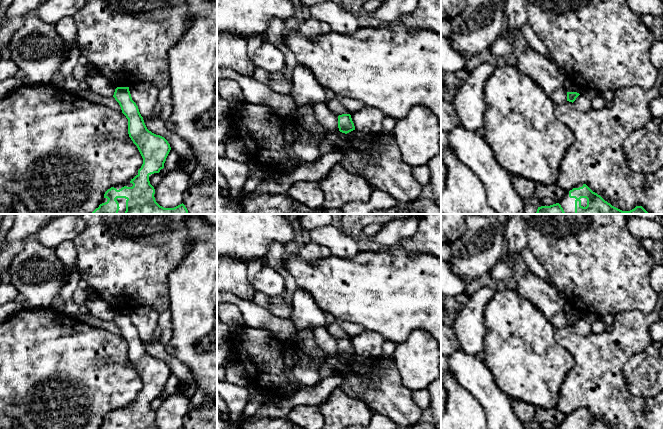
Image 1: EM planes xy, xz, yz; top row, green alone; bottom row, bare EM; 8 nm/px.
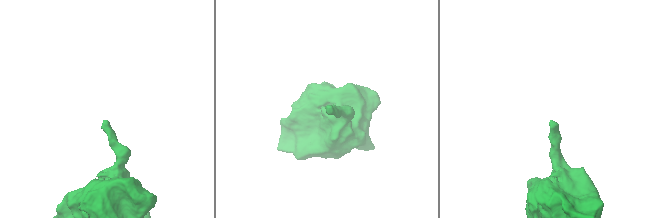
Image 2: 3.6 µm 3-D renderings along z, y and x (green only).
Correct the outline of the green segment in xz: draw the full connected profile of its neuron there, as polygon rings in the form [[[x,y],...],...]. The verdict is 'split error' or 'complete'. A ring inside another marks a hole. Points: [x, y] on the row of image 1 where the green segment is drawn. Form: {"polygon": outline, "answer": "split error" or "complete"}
{"polygon": [[[342,114],[338,116],[338,128],[340,132],[345,134],[355,130],[350,114]]], "answer": "complete"}

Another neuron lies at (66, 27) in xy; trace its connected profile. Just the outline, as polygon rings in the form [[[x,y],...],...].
[[[65,17],[60,19],[55,24],[55,28],[64,40],[67,48],[76,43],[77,26],[73,17]]]

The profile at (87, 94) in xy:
[[[81,89],[77,95],[92,103],[106,105],[114,110],[122,112],[119,103],[115,100],[113,96],[110,98],[105,98],[90,89]]]

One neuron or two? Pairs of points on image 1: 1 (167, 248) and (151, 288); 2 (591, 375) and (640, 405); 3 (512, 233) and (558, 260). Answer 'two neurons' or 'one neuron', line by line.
1: one neuron
2: one neuron
3: two neurons

